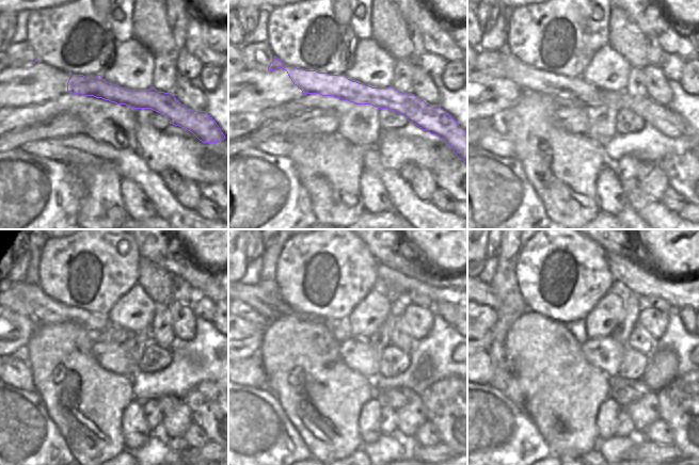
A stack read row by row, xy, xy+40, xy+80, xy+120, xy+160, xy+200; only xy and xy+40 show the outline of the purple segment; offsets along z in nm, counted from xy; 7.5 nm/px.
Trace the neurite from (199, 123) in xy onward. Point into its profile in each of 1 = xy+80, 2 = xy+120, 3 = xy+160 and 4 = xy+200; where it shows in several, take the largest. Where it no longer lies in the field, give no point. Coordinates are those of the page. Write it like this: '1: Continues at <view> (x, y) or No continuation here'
1: Continues at xy+80 (530, 79)
2: Continues at xy+120 (40, 307)
3: Continues at xy+160 (271, 306)
4: Continues at xy+200 (489, 297)

